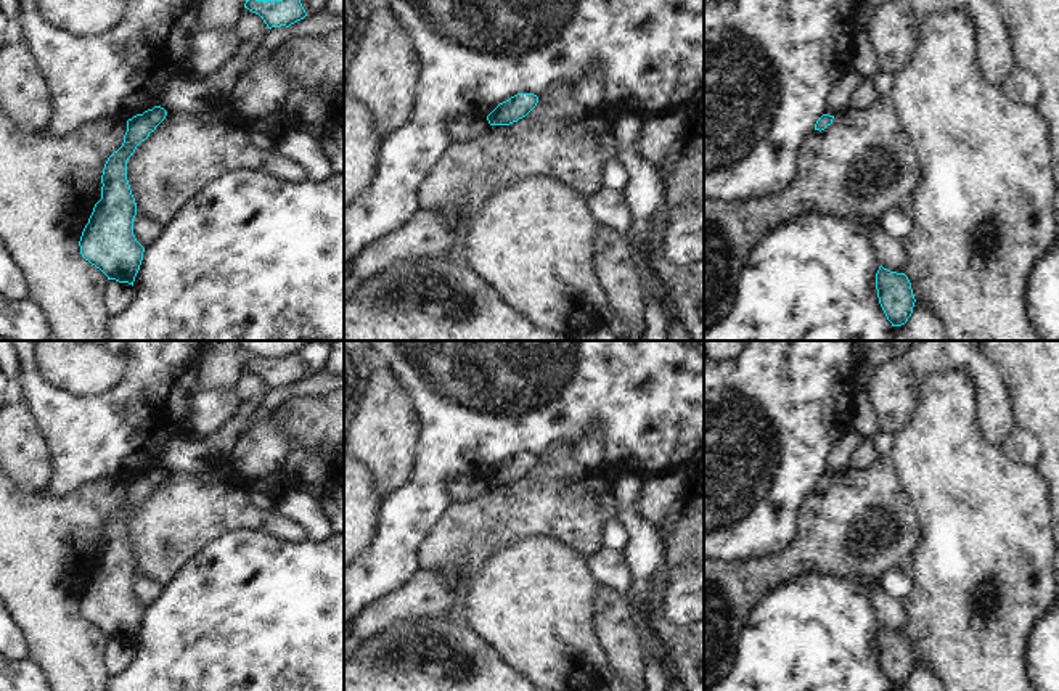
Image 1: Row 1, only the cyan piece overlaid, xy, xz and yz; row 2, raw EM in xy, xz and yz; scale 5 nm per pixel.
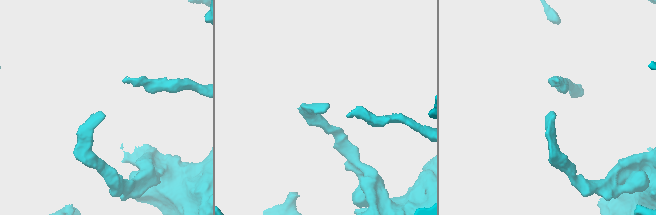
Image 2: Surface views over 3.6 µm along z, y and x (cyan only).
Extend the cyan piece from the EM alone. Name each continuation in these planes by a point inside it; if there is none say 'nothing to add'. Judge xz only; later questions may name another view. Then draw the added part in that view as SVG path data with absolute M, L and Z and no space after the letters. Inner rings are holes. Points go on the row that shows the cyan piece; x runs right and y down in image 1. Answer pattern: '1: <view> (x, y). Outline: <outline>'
nothing to add

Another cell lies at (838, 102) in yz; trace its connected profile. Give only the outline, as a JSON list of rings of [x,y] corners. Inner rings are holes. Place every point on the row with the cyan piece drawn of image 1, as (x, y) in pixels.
[[[857,71],[839,79],[828,96],[824,114],[836,116],[848,109],[850,95],[863,82],[863,76]]]

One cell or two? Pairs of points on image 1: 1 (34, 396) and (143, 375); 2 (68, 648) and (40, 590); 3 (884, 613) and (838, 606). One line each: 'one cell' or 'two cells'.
1: one cell
2: one cell
3: two cells

